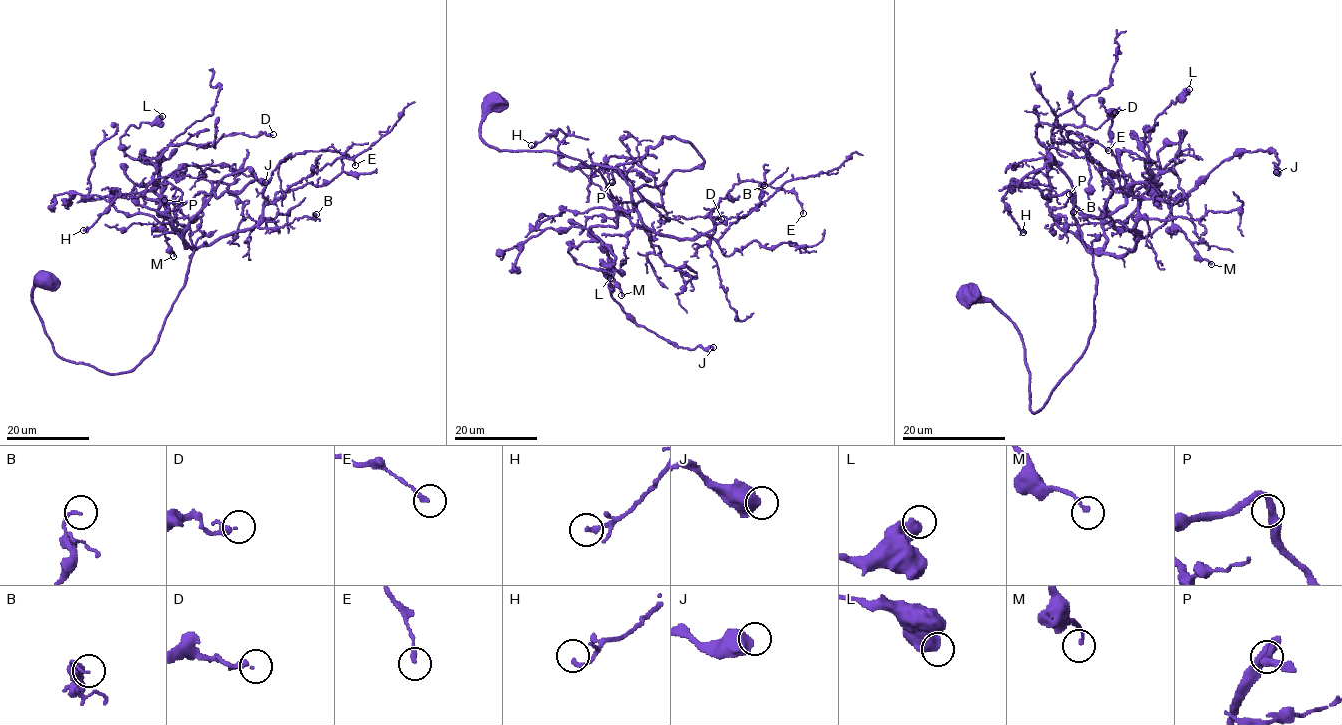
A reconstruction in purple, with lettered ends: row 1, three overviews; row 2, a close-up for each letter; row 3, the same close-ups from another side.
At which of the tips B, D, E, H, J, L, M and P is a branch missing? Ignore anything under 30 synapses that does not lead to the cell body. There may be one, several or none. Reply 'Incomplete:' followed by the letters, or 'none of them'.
Incomplete: none of them

